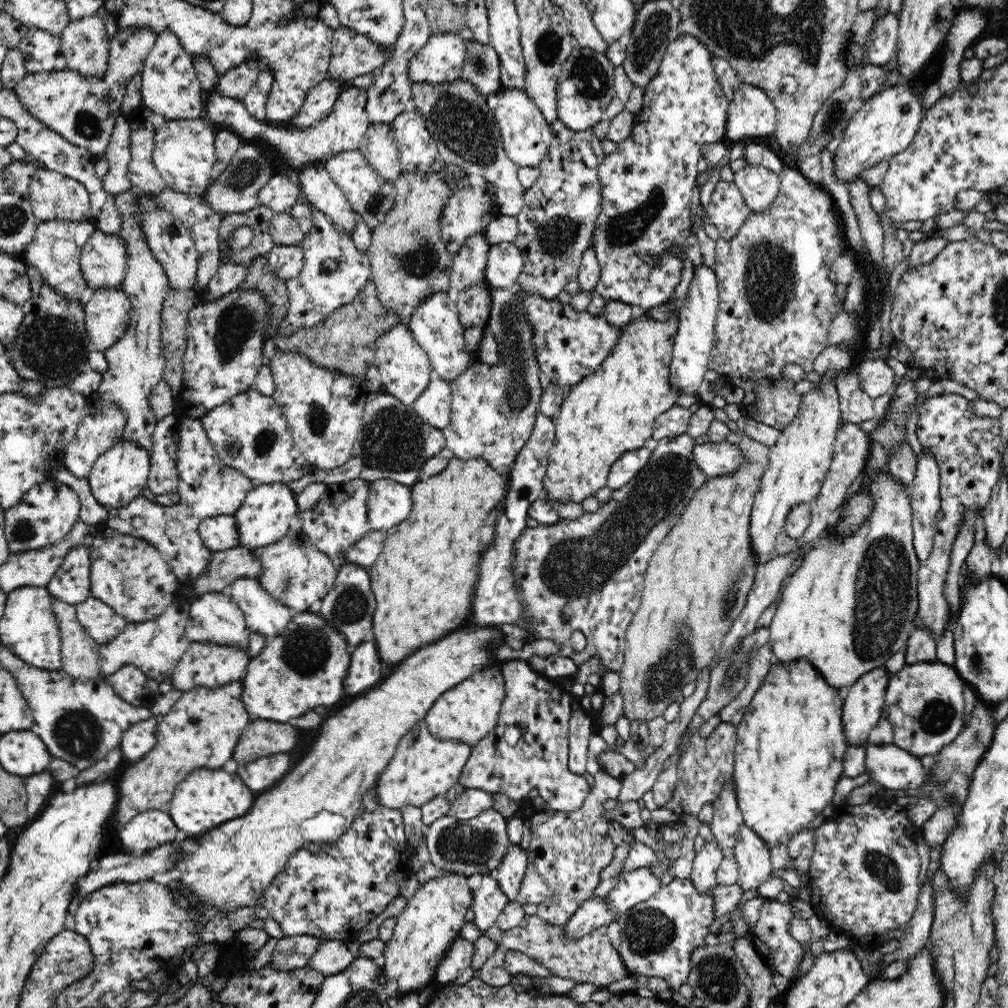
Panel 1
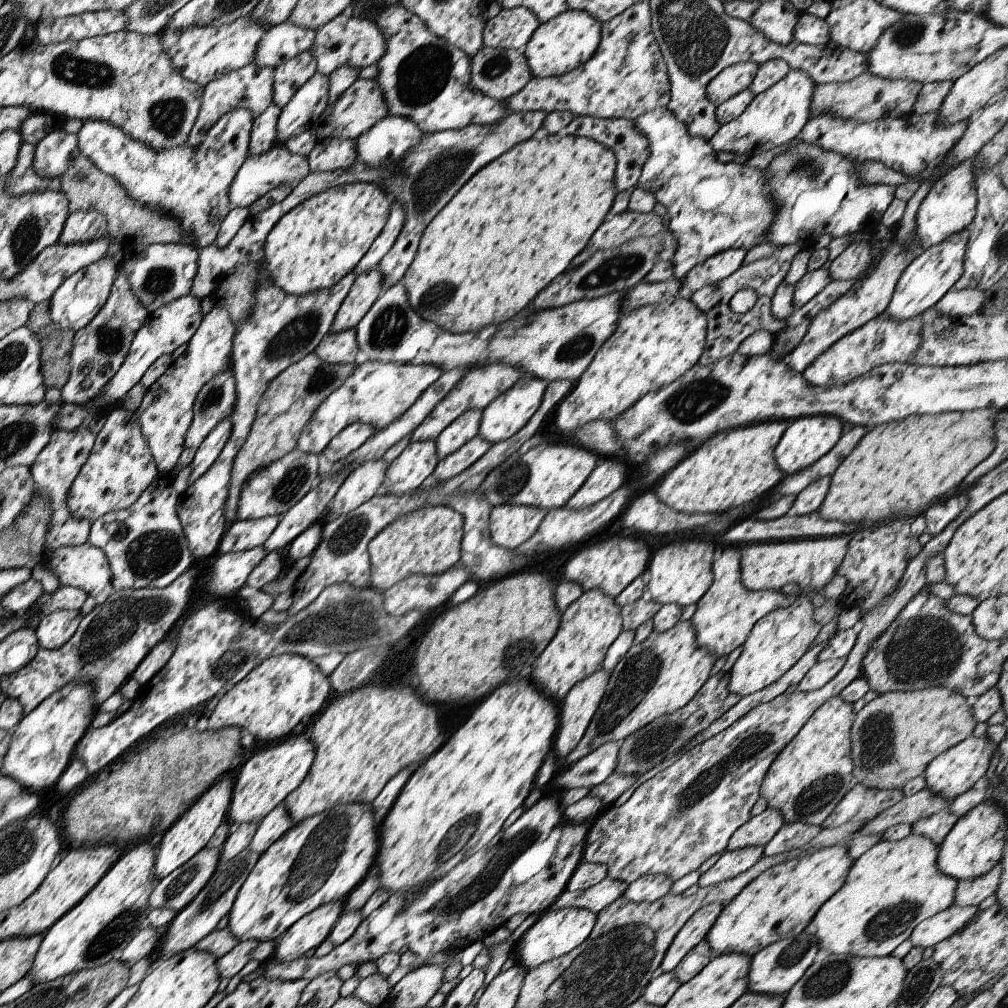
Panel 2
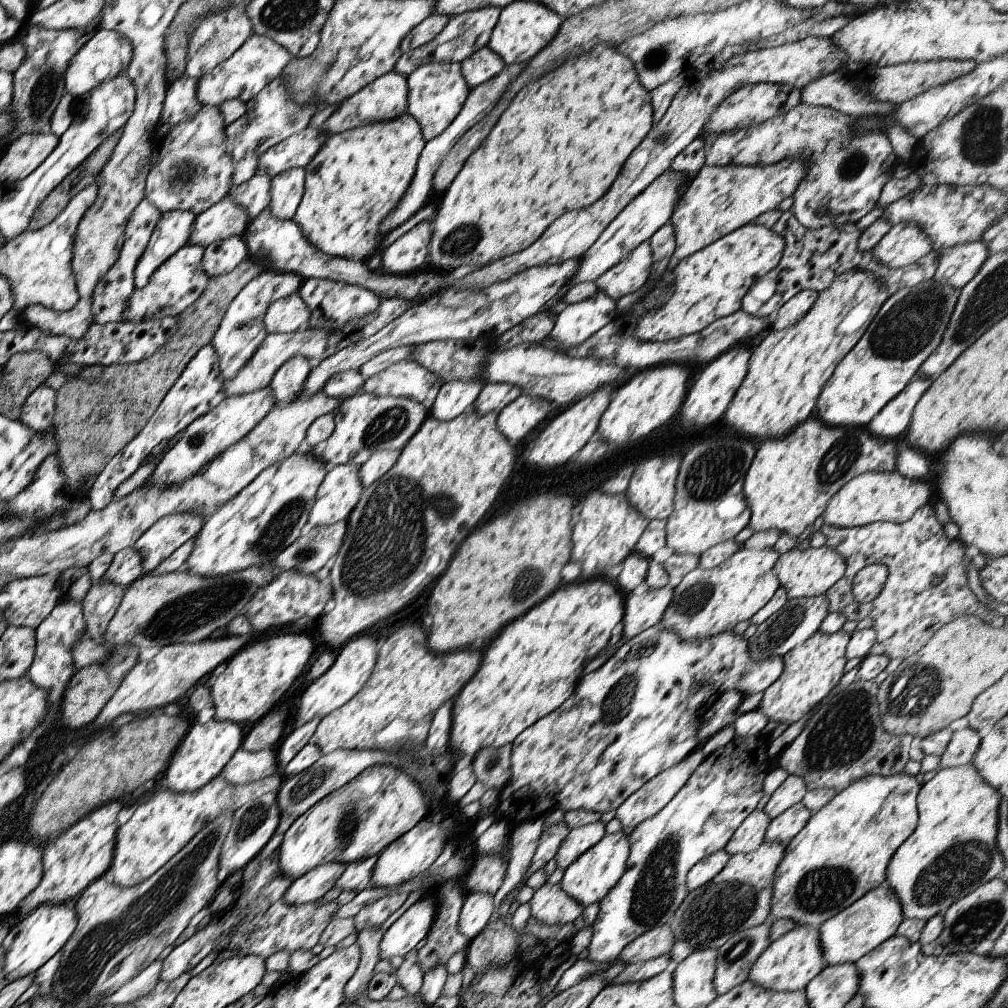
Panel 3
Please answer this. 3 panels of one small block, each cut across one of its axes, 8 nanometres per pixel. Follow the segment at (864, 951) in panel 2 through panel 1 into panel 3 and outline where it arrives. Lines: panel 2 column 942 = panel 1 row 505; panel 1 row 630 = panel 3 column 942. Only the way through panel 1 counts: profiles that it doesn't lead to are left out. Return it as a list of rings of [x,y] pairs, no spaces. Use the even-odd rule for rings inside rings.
[[[972,762],[940,769],[930,781],[921,785],[917,796],[918,826],[896,850],[887,868],[886,884],[901,900],[903,918],[928,920],[935,914],[947,911],[971,890],[998,877],[1006,864],[997,845],[1000,803],[999,790],[980,776]]]

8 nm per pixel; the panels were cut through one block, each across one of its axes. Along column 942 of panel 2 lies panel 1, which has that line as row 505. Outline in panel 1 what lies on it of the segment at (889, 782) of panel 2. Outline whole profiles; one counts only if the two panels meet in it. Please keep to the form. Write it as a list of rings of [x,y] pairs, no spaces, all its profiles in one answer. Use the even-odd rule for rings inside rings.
[[[743,433],[743,437],[737,445],[740,447],[740,450],[744,455],[742,466],[740,466],[736,472],[732,472],[732,474],[709,478],[704,483],[704,486],[701,486],[694,492],[690,502],[686,505],[685,512],[680,516],[678,522],[674,524],[672,530],[665,536],[664,540],[658,545],[658,548],[654,551],[648,568],[646,569],[641,603],[626,629],[625,659],[621,666],[621,671],[619,672],[619,693],[622,695],[624,706],[624,708],[622,708],[622,713],[624,713],[623,716],[626,717],[630,723],[634,722],[634,720],[646,721],[646,723],[648,723],[654,718],[663,717],[663,713],[666,711],[666,708],[668,708],[668,705],[676,702],[676,698],[681,695],[682,688],[684,688],[686,684],[696,681],[698,672],[704,667],[708,667],[708,663],[716,657],[716,654],[718,654],[724,636],[726,636],[726,633],[730,630],[735,618],[738,618],[738,615],[742,612],[746,602],[746,595],[752,588],[754,575],[757,566],[760,564],[757,562],[757,556],[755,556],[757,552],[751,550],[749,531],[750,514],[752,514],[754,495],[759,489],[759,480],[762,478],[762,473],[766,470],[767,464],[769,463],[769,448],[755,439],[748,437],[745,433]]]

